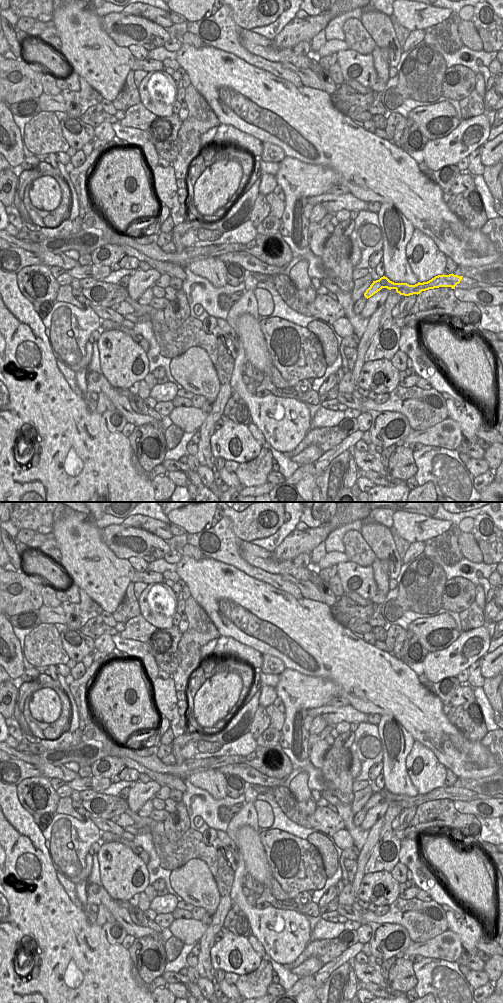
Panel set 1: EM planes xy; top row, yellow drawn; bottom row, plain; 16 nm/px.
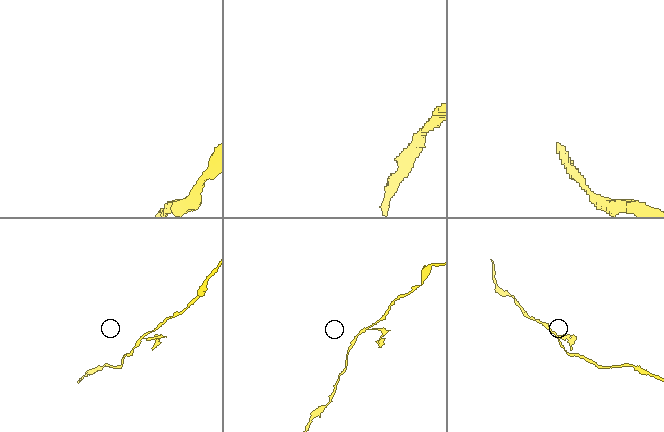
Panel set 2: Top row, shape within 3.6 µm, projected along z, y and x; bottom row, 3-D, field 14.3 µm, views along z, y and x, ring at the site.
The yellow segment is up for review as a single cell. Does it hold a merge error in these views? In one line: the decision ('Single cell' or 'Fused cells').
Fused cells

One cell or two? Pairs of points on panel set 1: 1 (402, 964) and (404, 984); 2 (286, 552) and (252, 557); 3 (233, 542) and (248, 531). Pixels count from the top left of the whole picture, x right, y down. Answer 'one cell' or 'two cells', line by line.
1: one cell
2: two cells
3: two cells

